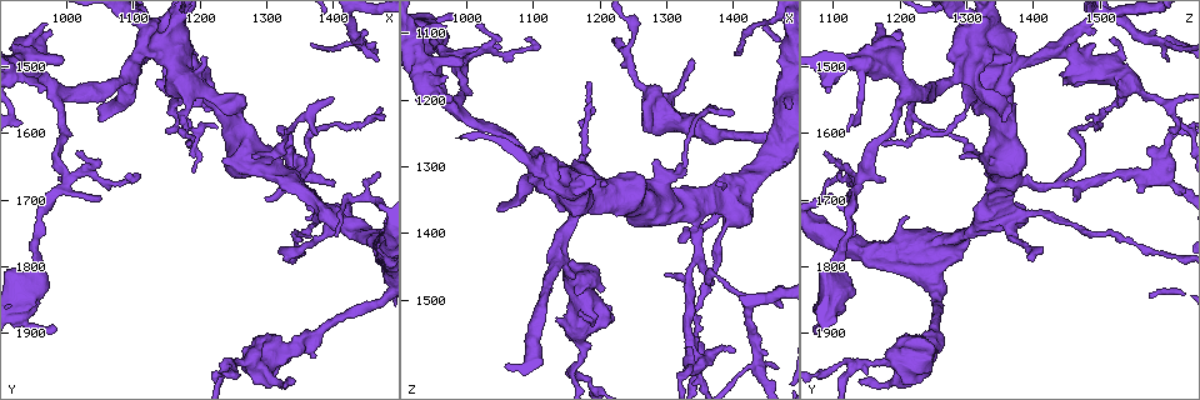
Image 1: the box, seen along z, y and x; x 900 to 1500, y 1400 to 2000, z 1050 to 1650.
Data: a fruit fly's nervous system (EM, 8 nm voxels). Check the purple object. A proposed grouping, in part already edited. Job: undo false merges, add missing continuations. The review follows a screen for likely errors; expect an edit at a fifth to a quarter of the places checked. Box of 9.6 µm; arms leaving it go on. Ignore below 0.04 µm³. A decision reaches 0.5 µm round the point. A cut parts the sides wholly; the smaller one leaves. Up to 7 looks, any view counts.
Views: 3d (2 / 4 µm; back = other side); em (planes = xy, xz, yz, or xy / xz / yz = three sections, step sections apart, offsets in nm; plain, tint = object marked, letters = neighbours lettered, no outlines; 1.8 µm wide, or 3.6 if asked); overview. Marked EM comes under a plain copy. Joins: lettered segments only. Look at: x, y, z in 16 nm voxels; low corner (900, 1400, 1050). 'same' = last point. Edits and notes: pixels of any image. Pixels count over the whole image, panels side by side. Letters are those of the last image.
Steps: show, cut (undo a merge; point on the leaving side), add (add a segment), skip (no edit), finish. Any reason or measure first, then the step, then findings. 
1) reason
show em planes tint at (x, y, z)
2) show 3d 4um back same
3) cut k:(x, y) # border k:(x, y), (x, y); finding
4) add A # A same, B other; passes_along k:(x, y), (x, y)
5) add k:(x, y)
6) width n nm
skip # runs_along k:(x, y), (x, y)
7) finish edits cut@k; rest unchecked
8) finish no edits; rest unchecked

free end
show em planes letters at (1045, 1580, 1360)

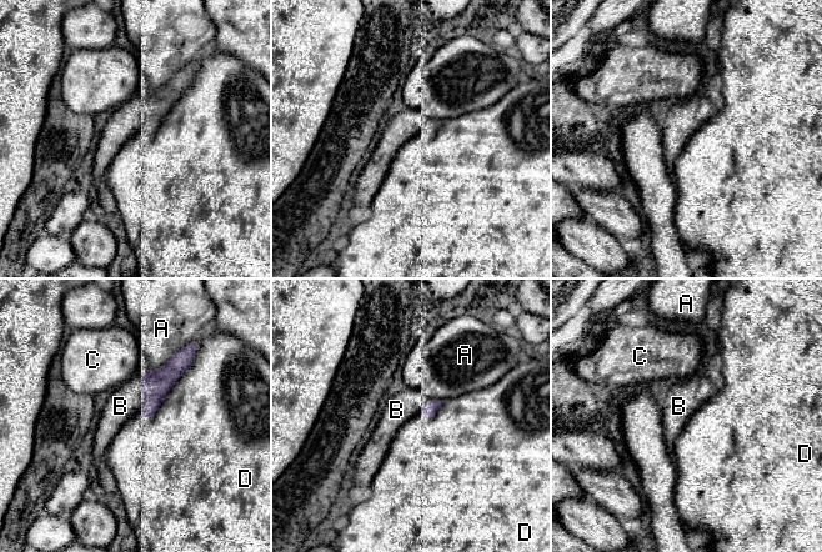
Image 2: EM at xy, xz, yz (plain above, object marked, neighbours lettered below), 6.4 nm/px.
longest_contact D 500 nm
add B # A other, B same, C other, D other; it goes on there

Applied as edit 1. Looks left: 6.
abrupt turn
show 3d 4um at (1125, 1475, 1320)

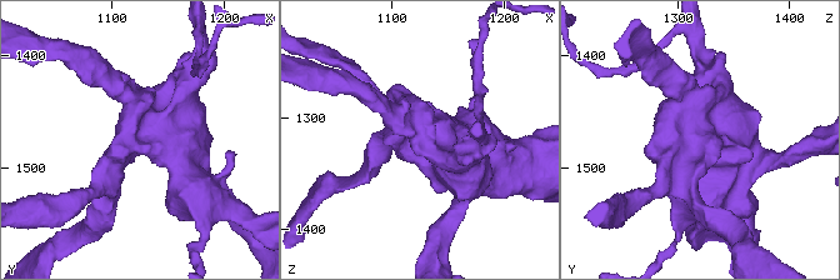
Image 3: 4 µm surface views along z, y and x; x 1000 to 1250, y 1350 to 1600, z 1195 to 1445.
show em 3.6um planes tint at (1124, 1478, 1318)

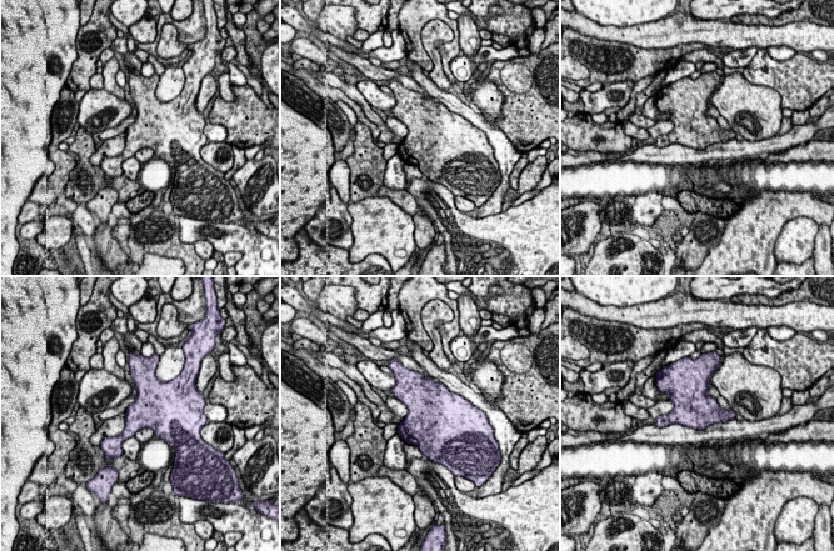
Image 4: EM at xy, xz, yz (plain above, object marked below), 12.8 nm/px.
what lies round it
show em 3.6um planes letters same

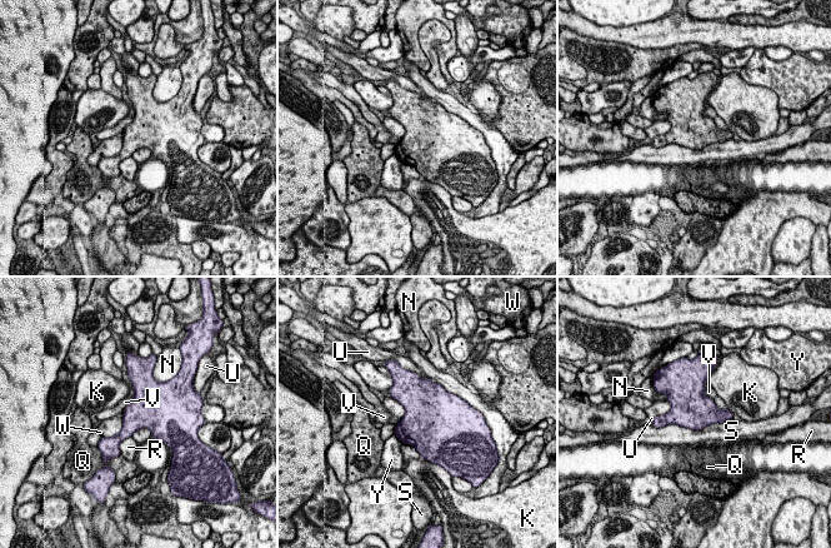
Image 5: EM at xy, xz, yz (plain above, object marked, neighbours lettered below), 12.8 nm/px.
width 440 nm
skip # K other, N other, Q other, R other, S other, U other, V other, W other, Y other; continuous, no second neuron

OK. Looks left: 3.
three arms meet
show em planes letters at (1400, 1725, 1335)

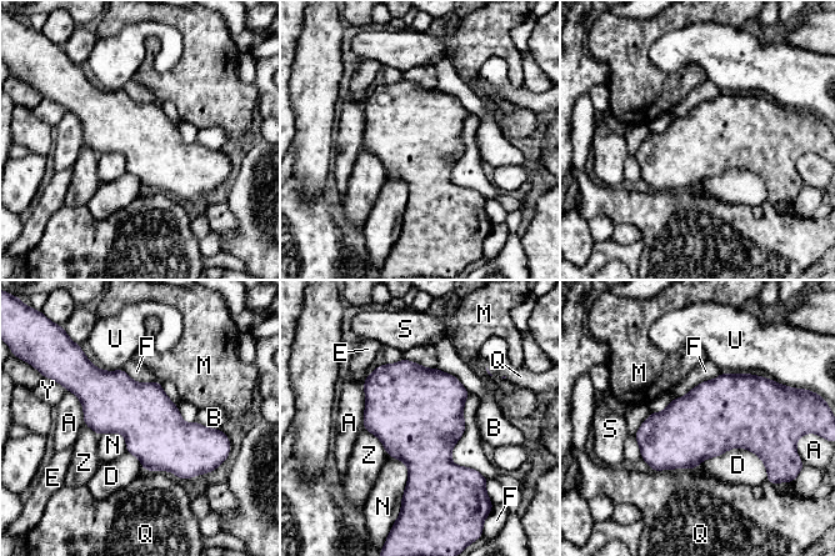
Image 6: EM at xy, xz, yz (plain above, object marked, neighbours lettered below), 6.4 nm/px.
longest_contact D 480 nm
skip # A other, B other, D other, E other, F other, M other, N other, Q other, S other, U other, Y other, Z other; border 6:(386, 454), (406, 465), (400, 505); continuous, no second neuron

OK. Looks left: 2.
finish edits add@2; rest unchecked

